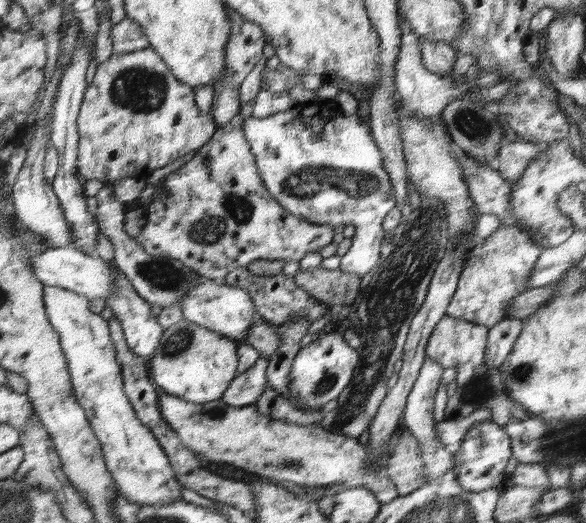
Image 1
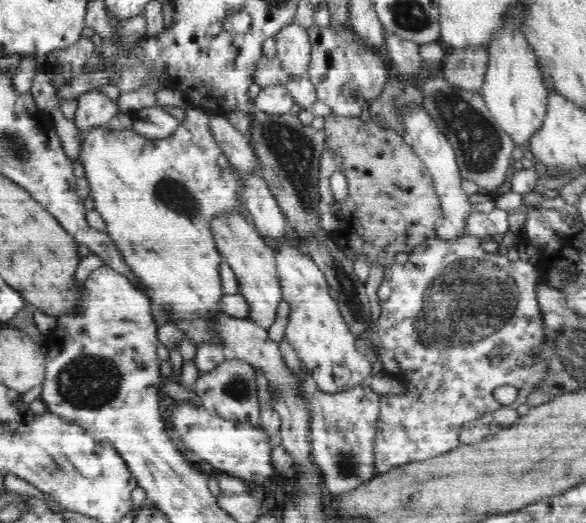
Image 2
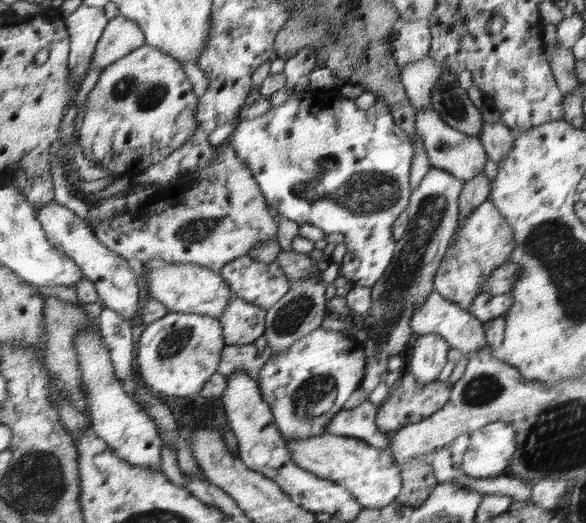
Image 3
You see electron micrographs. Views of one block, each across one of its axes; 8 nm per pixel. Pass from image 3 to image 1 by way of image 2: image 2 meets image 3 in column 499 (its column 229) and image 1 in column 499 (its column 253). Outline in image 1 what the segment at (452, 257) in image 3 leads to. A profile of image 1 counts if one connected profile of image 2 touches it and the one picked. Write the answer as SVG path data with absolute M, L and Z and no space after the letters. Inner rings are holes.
M500 225L486 239L477 239L463 264L456 292L447 314L460 320L492 328L508 318L508 303L528 288L528 277L543 250L518 225Z

